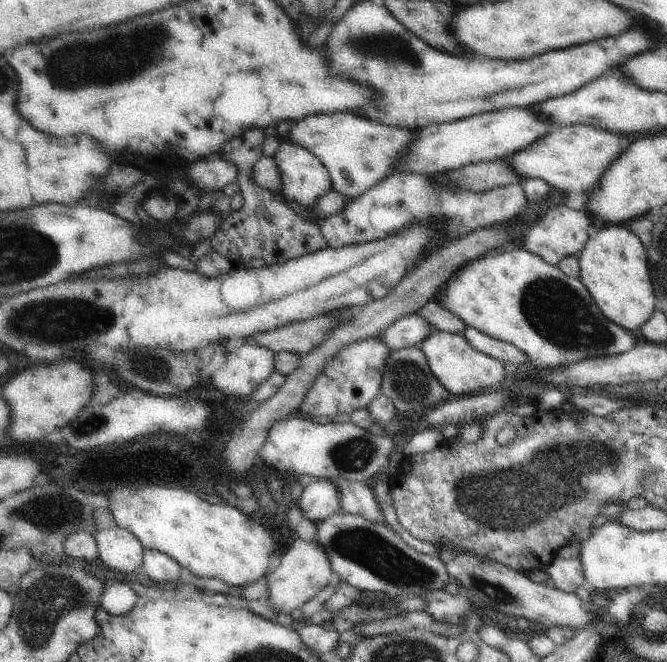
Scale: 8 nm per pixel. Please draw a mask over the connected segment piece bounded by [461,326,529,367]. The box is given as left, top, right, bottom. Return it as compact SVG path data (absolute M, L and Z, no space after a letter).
M465 326L464 331L461 333L466 338L466 342L476 348L476 350L487 354L488 356L497 358L503 362L512 362L512 364L526 364L529 367L528 356L516 348L514 344L510 344L497 338L492 338L487 334L482 334L476 328Z

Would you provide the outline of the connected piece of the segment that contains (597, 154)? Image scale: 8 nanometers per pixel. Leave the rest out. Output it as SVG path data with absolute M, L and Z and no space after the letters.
M565 126L551 129L546 136L538 138L524 150L518 150L512 156L504 158L504 162L508 162L510 168L514 168L514 172L518 172L522 180L542 179L551 187L554 186L566 193L582 192L586 194L598 188L602 174L622 154L626 145L625 137L596 130L592 126Z

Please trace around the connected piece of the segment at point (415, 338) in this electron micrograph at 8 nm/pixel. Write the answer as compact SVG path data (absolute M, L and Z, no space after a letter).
M419 312L405 316L380 333L380 338L390 346L392 351L420 346L436 331Z

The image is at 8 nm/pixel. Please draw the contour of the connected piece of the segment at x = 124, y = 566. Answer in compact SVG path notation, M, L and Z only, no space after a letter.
M117 527L100 530L94 536L98 560L105 568L122 575L134 575L140 572L145 549L130 530Z

